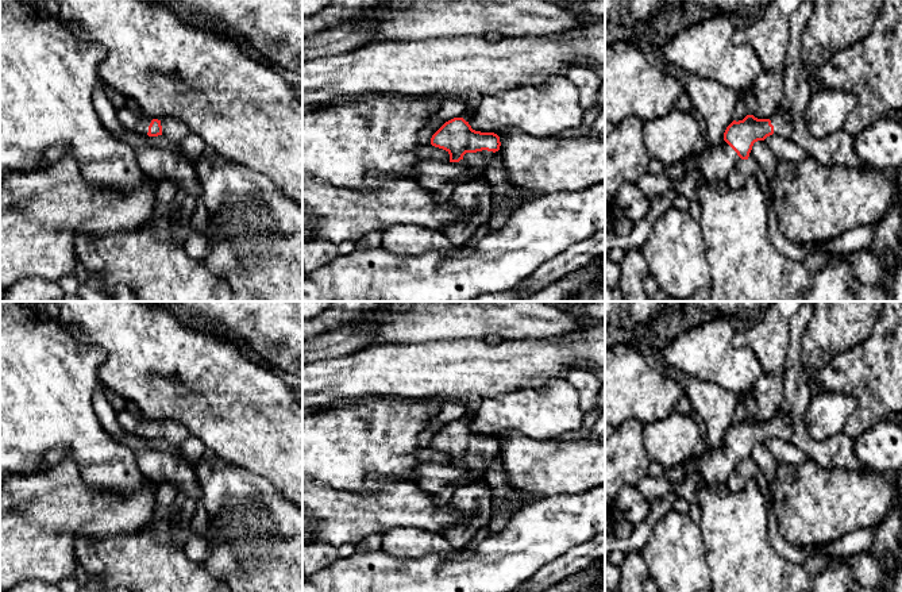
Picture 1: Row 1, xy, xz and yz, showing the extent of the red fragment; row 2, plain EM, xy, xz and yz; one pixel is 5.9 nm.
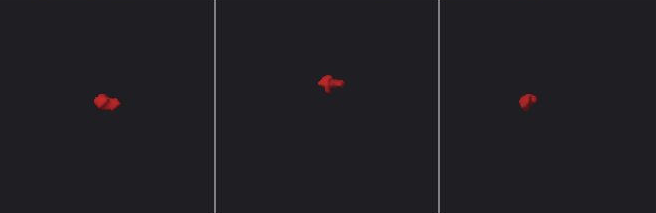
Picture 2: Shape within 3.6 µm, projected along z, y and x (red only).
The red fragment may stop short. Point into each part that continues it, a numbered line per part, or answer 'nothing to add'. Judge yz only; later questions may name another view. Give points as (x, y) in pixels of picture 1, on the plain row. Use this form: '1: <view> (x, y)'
1: yz (782, 429)
2: yz (714, 466)

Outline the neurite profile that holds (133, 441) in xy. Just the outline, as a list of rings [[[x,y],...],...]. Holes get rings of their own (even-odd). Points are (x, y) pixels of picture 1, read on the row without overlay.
[[[123,431],[119,437],[113,437],[113,438],[119,442],[126,443],[134,451],[142,450],[144,447],[153,447],[165,454],[169,454],[169,455],[173,455],[176,458],[181,458],[185,461],[185,458],[182,457],[182,453],[180,450],[180,446],[171,445],[162,438],[149,439],[149,438],[138,437],[135,434],[127,433],[127,431]]]

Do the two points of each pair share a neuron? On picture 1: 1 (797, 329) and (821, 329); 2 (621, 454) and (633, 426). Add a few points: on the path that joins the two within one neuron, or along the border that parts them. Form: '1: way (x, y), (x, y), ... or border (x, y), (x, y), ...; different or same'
1: border (812, 315), (801, 341), (801, 360); different
2: way (624, 448), (629, 433); same

